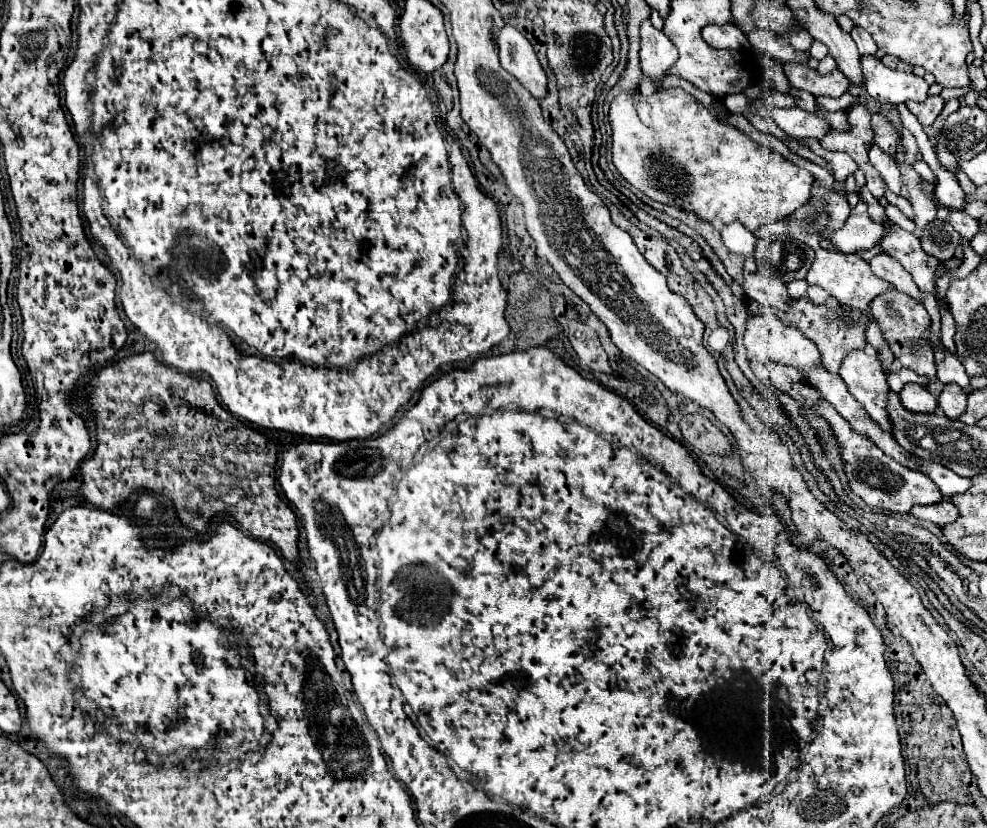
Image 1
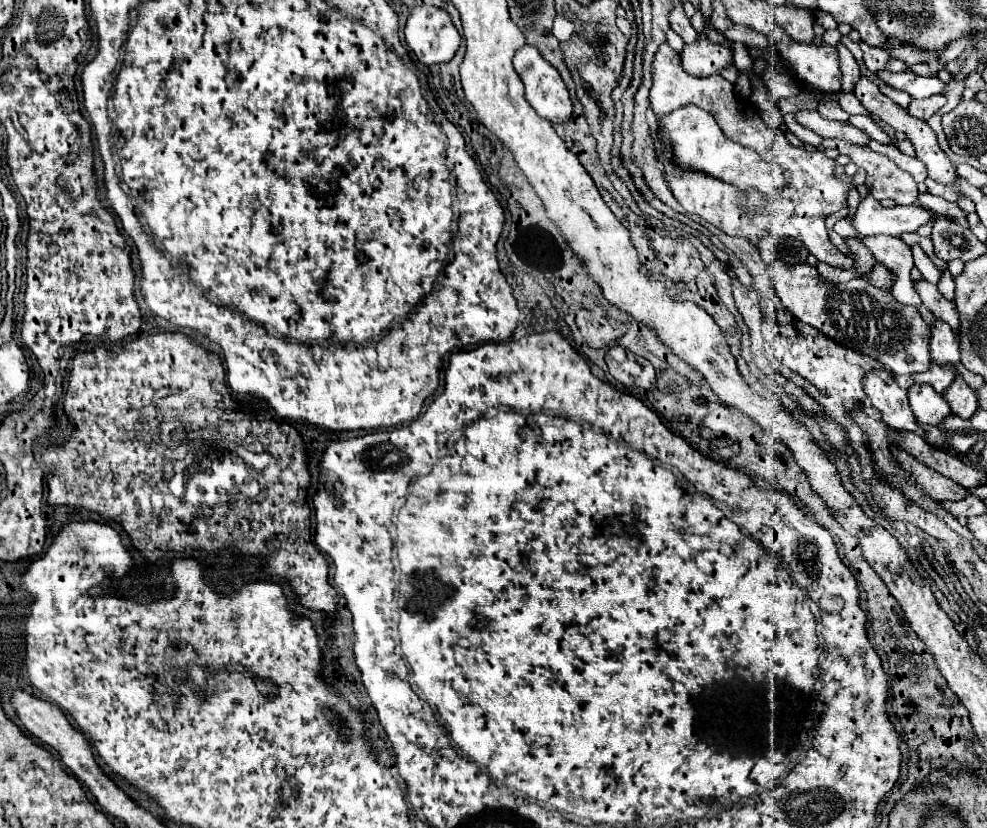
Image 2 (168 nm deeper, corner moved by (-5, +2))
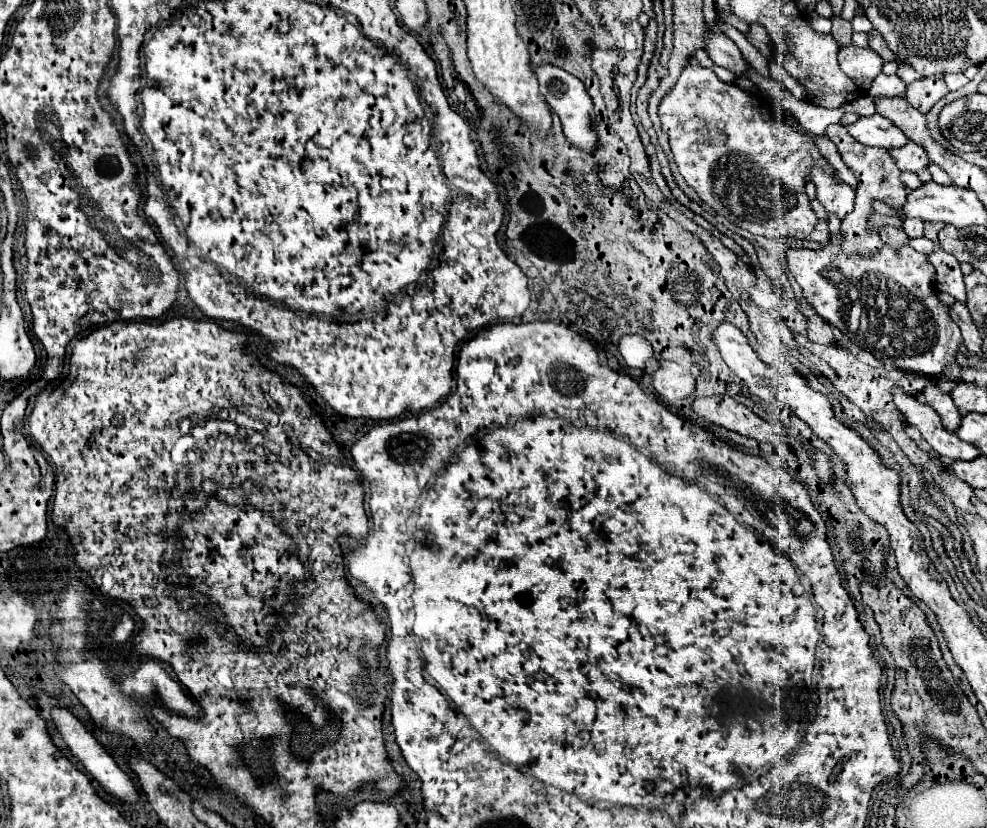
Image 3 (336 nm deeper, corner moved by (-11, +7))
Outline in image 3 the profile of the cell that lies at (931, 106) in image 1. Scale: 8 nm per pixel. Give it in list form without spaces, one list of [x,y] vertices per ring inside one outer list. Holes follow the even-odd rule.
[[[928,76],[928,78],[920,78],[916,82],[912,82],[904,96],[906,100],[920,110],[922,114],[926,114],[940,98],[944,98],[948,94],[948,88],[944,86],[942,76]]]

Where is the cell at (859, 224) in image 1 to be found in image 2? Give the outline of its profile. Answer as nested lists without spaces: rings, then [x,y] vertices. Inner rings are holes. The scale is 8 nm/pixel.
[[[870,193],[860,201],[854,213],[854,229],[860,237],[870,235],[892,235],[900,237],[906,231],[918,231],[920,225],[928,223],[930,213],[918,205],[896,205],[892,209],[884,209]]]

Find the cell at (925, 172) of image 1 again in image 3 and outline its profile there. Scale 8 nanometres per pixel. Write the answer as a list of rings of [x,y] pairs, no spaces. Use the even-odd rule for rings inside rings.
[[[874,114],[868,118],[860,118],[856,124],[848,126],[848,132],[866,146],[878,146],[878,148],[900,148],[908,142],[906,134],[888,118]]]

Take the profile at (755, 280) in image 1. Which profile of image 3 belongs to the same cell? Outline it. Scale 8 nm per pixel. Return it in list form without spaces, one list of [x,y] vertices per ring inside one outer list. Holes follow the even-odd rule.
[[[828,214],[827,217],[828,227],[830,231],[830,240],[826,242],[826,246],[822,250],[806,250],[806,248],[800,248],[800,250],[788,250],[788,268],[790,272],[794,274],[796,282],[802,286],[802,292],[804,292],[804,298],[814,306],[814,310],[826,320],[830,322],[832,326],[838,326],[842,334],[850,336],[854,334],[856,336],[856,346],[860,346],[862,350],[868,350],[872,352],[876,358],[880,360],[890,360],[898,370],[902,372],[908,372],[908,374],[918,374],[918,376],[942,376],[944,374],[944,368],[948,364],[954,364],[956,362],[956,354],[960,352],[960,344],[964,342],[962,340],[962,334],[960,334],[960,328],[954,324],[954,320],[950,318],[950,308],[946,308],[940,300],[938,300],[938,290],[936,290],[936,284],[932,284],[932,276],[934,276],[934,266],[928,262],[928,256],[926,254],[920,254],[916,250],[912,250],[910,246],[900,246],[900,248],[892,248],[892,246],[882,246],[882,250],[878,252],[846,252],[842,248],[842,232],[840,231],[841,220],[835,214]],[[870,310],[870,324],[860,324],[860,318],[864,312]]]

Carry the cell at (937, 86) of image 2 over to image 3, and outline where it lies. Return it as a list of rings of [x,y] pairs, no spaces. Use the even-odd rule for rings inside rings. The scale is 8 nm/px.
[[[946,74],[946,76],[944,76],[944,82],[948,90],[958,90],[962,88],[962,86],[966,86],[969,79],[964,76],[964,74]]]

